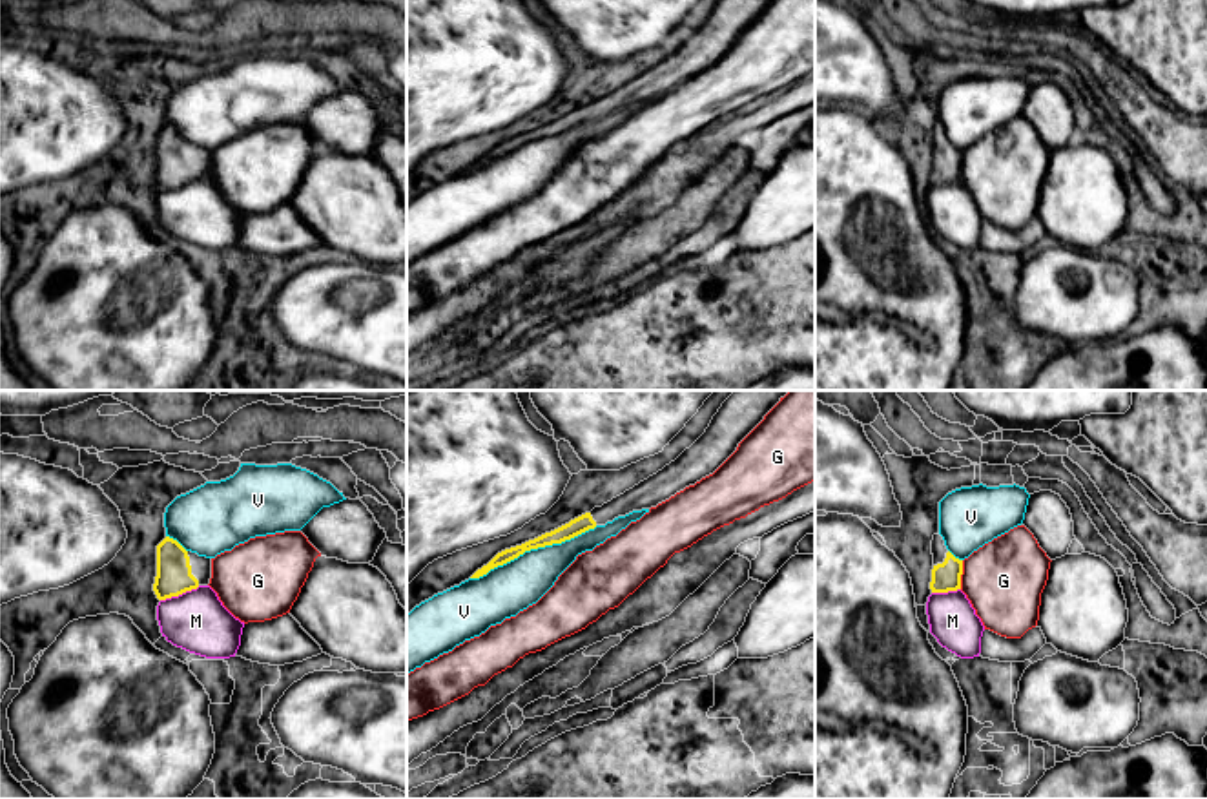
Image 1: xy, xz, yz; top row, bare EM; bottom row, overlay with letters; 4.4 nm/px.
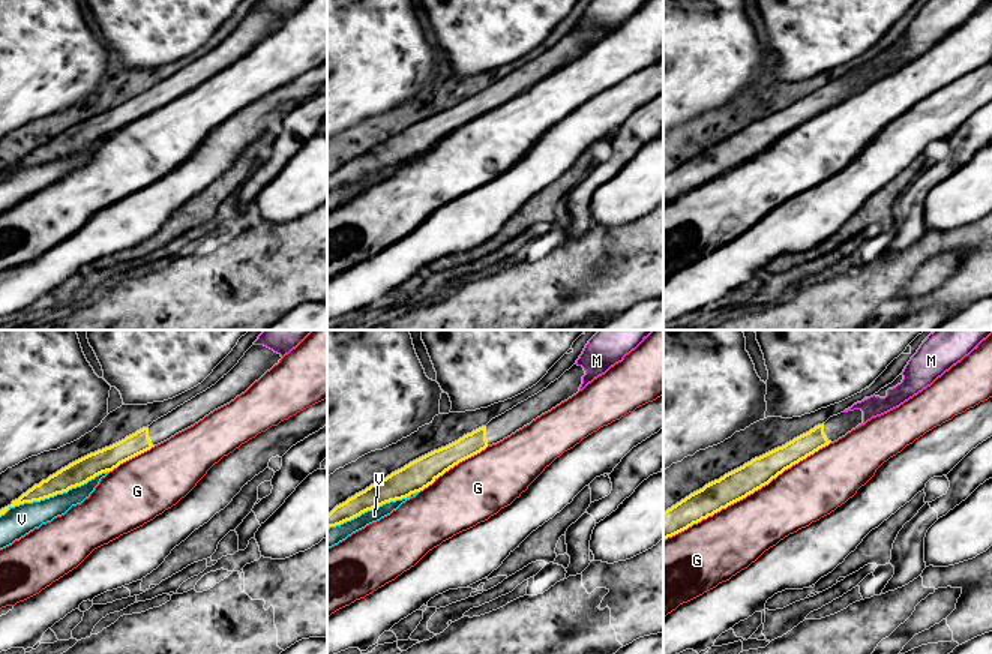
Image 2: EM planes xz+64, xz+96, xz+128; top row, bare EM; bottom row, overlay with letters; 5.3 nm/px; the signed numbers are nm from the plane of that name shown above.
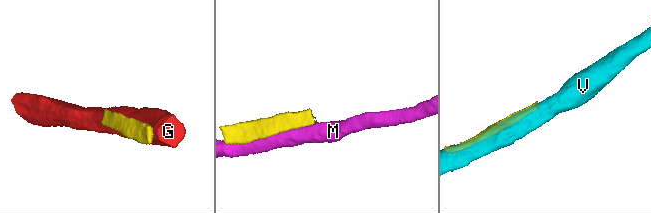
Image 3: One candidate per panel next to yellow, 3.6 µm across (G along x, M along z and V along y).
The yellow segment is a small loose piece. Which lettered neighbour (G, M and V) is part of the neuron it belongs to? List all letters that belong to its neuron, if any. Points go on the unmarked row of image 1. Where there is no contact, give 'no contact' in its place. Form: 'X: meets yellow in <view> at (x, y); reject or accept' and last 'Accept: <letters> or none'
G: meets yellow in yz at (959, 166); reject
M: meets yellow in xy at (179, 185); reject
V: meets yellow in xz at (533, 139); reject
Accept: none

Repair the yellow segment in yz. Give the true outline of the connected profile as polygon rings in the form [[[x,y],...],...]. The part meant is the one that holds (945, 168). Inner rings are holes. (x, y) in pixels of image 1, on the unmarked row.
[[[937,124],[932,131],[934,161],[932,161],[932,184],[948,184],[961,181],[963,151],[955,150],[944,137],[943,128]]]

